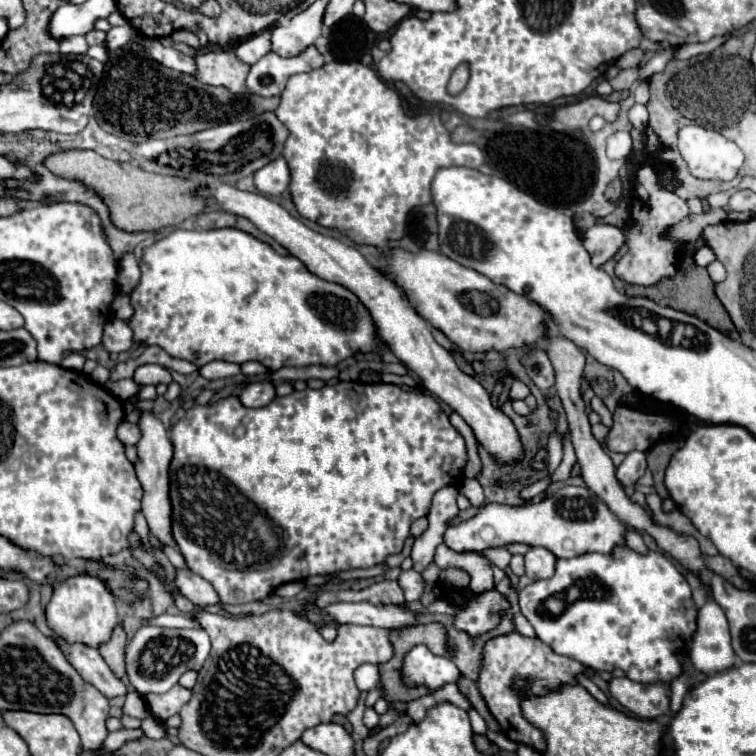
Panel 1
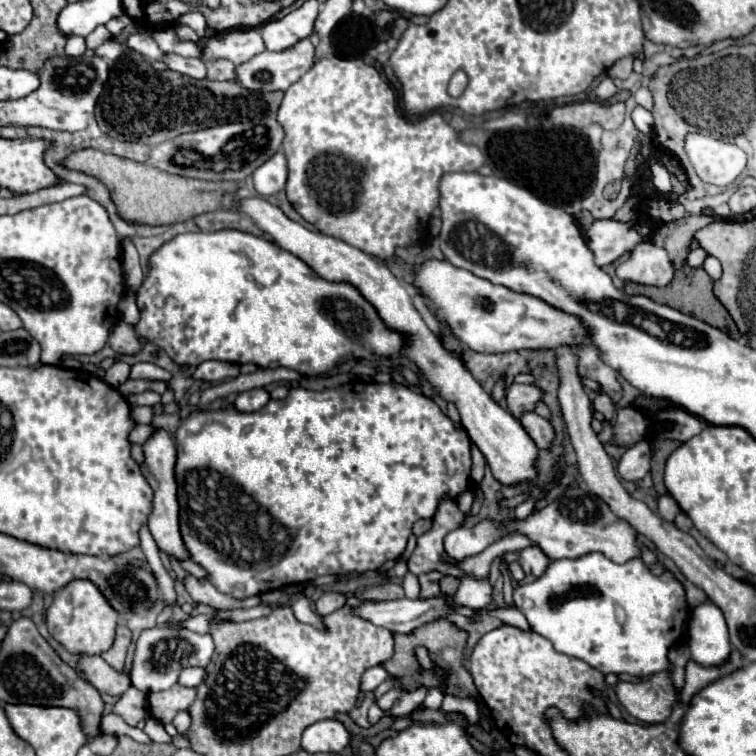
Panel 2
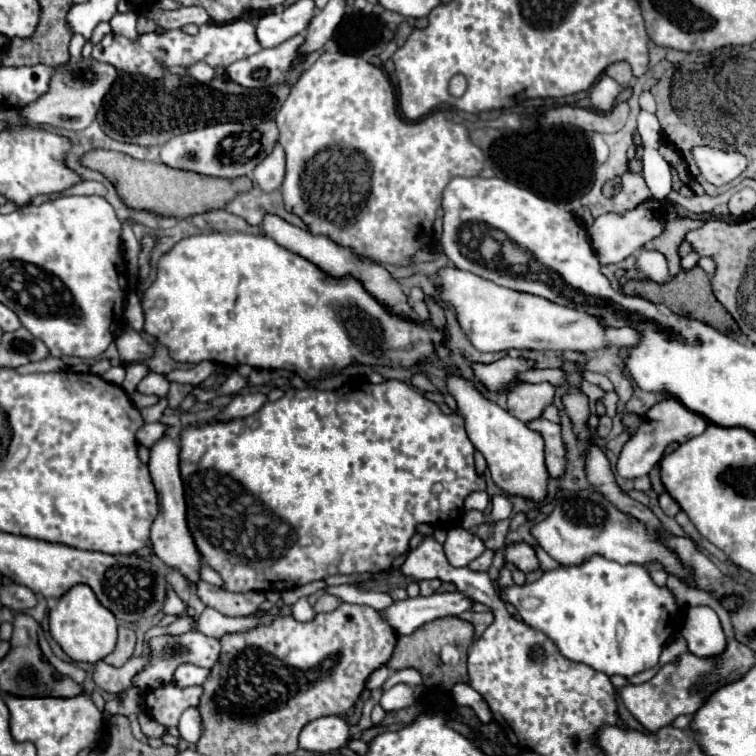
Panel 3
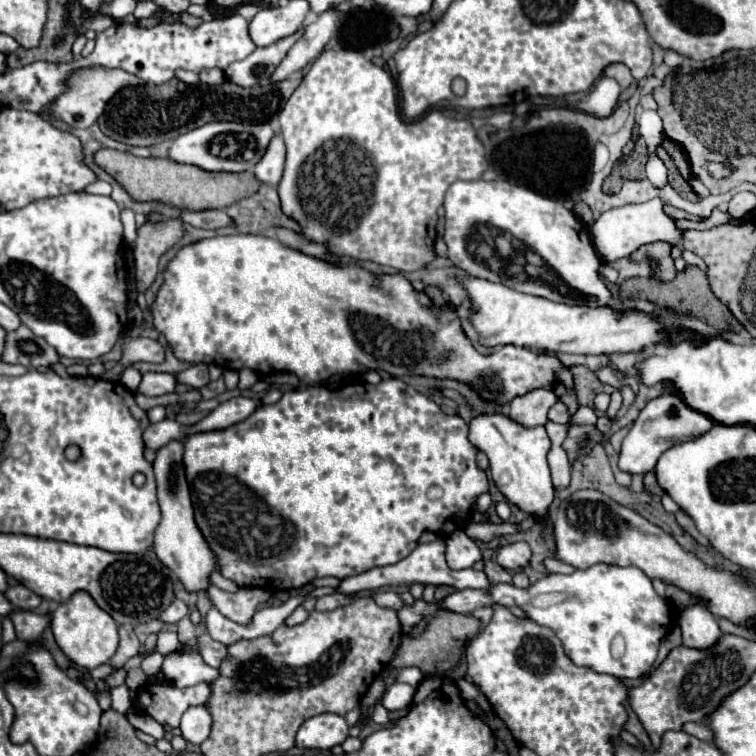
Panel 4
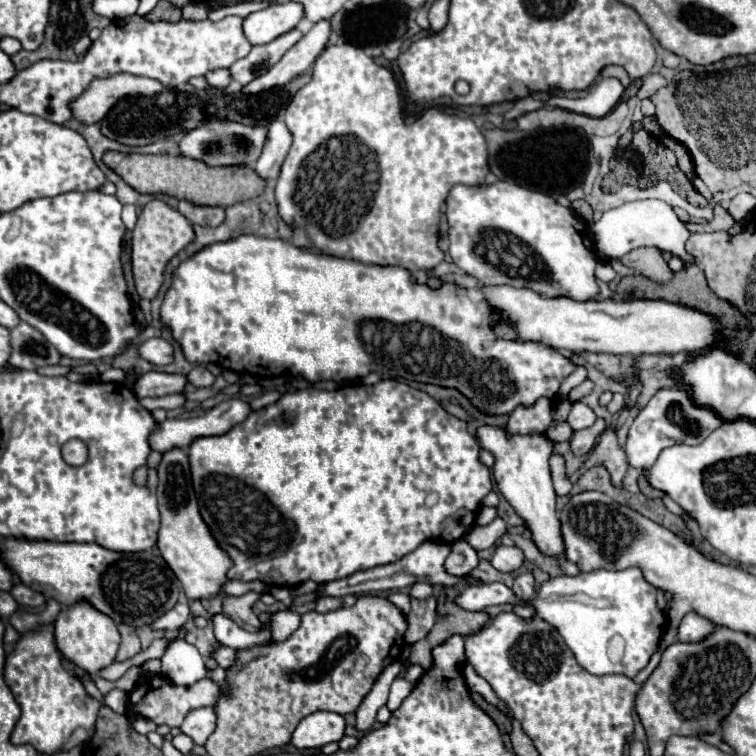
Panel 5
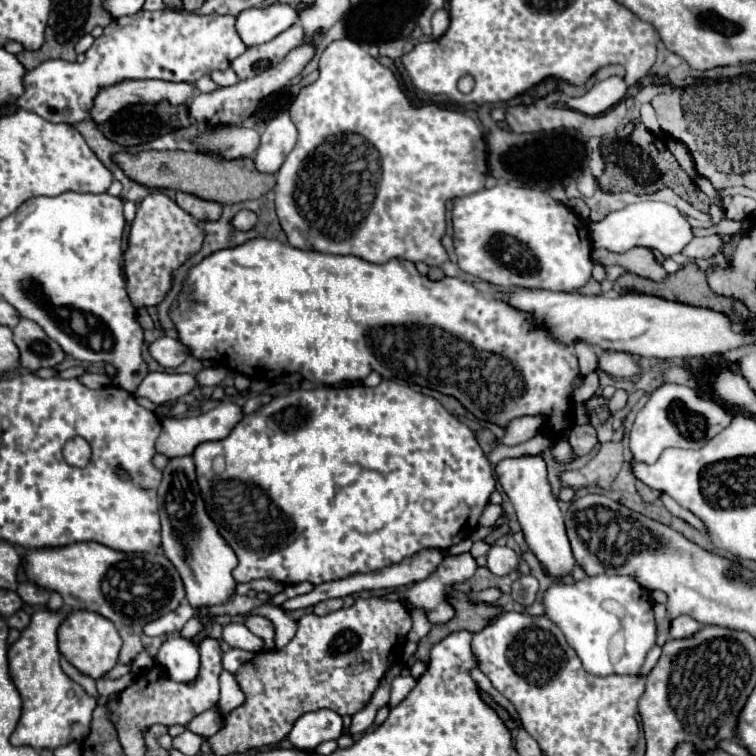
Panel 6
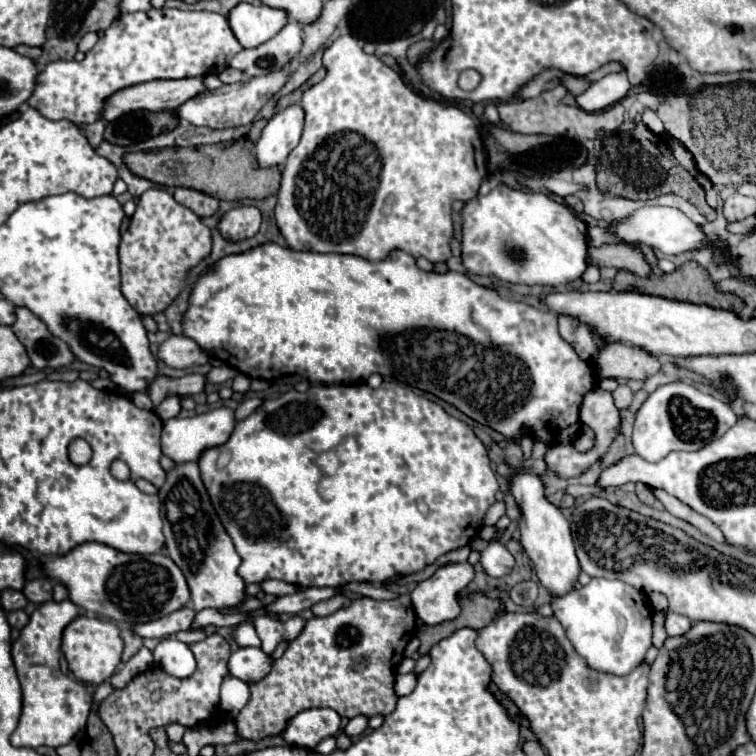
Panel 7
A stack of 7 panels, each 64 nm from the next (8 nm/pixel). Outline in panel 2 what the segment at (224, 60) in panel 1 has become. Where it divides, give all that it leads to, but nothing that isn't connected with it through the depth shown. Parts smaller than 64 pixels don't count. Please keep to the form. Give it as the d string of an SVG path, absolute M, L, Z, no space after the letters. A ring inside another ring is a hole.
M206 62L208 66L208 80L236 80L234 64L232 62Z

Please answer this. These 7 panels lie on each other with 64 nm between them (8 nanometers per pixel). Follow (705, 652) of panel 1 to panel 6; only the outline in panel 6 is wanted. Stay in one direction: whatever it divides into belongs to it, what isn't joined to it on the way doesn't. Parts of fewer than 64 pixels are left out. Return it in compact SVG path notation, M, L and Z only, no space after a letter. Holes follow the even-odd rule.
M678 616L672 620L670 624L670 636L672 638L688 638L692 636L696 630L700 628L700 624L688 616Z

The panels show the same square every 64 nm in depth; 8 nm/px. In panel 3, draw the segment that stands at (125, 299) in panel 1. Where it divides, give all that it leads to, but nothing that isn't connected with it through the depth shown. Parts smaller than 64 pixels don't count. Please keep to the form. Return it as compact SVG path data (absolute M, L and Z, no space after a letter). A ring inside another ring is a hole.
M130 294L126 298L126 324L132 326L136 332L142 332L144 328L144 312L136 294Z

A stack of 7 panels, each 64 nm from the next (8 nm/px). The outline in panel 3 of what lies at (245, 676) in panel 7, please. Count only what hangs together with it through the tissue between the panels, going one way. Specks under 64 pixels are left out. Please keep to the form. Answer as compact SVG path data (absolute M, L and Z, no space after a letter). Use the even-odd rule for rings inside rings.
M186 632L182 636L160 636L160 638L152 638L150 640L152 646L152 666L138 672L134 676L134 686L138 686L140 690L154 690L156 686L166 686L172 682L172 674L176 670L176 666L180 666L182 662L192 662L196 666L204 666L204 668L212 668L218 658L220 658L220 642L214 638L204 636L202 632Z

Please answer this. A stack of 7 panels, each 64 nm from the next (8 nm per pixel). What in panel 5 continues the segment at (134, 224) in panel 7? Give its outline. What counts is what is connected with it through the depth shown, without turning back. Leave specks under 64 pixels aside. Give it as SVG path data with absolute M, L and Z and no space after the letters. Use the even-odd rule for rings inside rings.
M154 198L142 208L136 228L132 230L132 276L140 298L154 300L158 296L158 290L164 282L166 264L190 242L194 242L194 238L196 234L192 224L176 208L170 208L164 200Z

